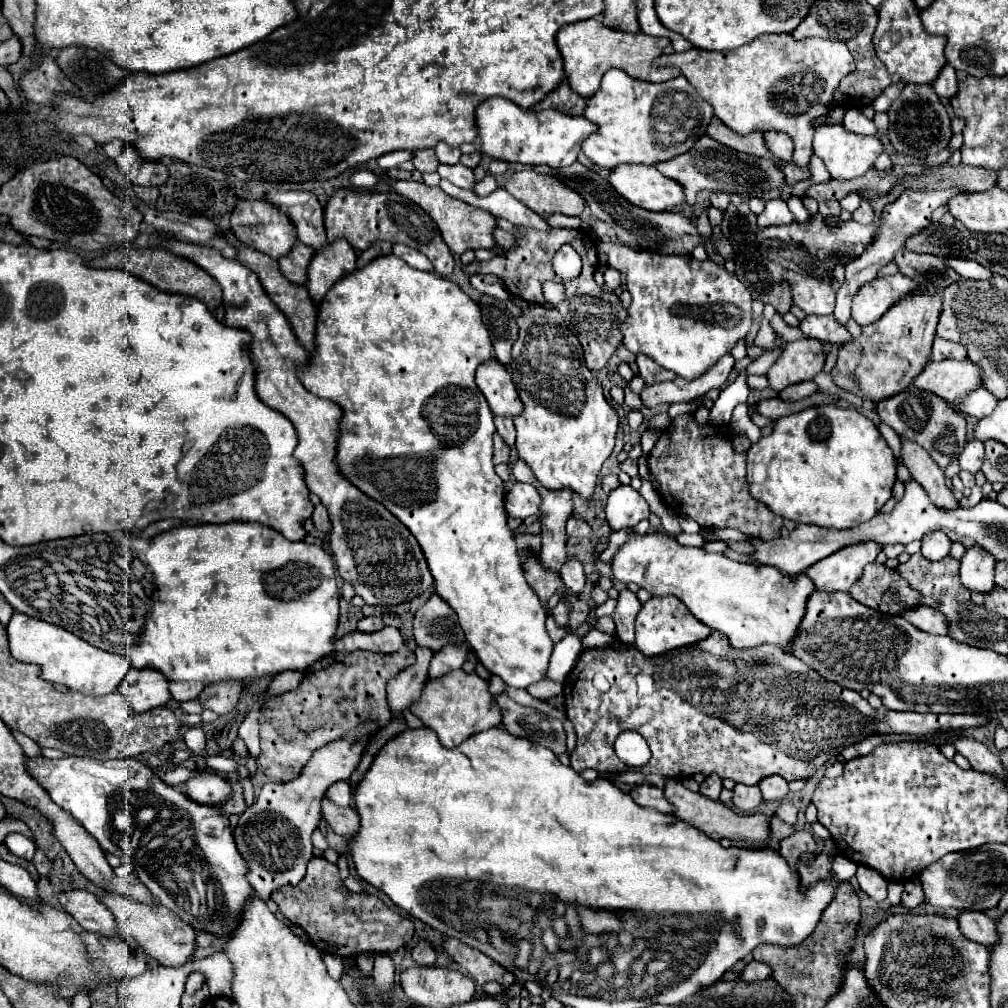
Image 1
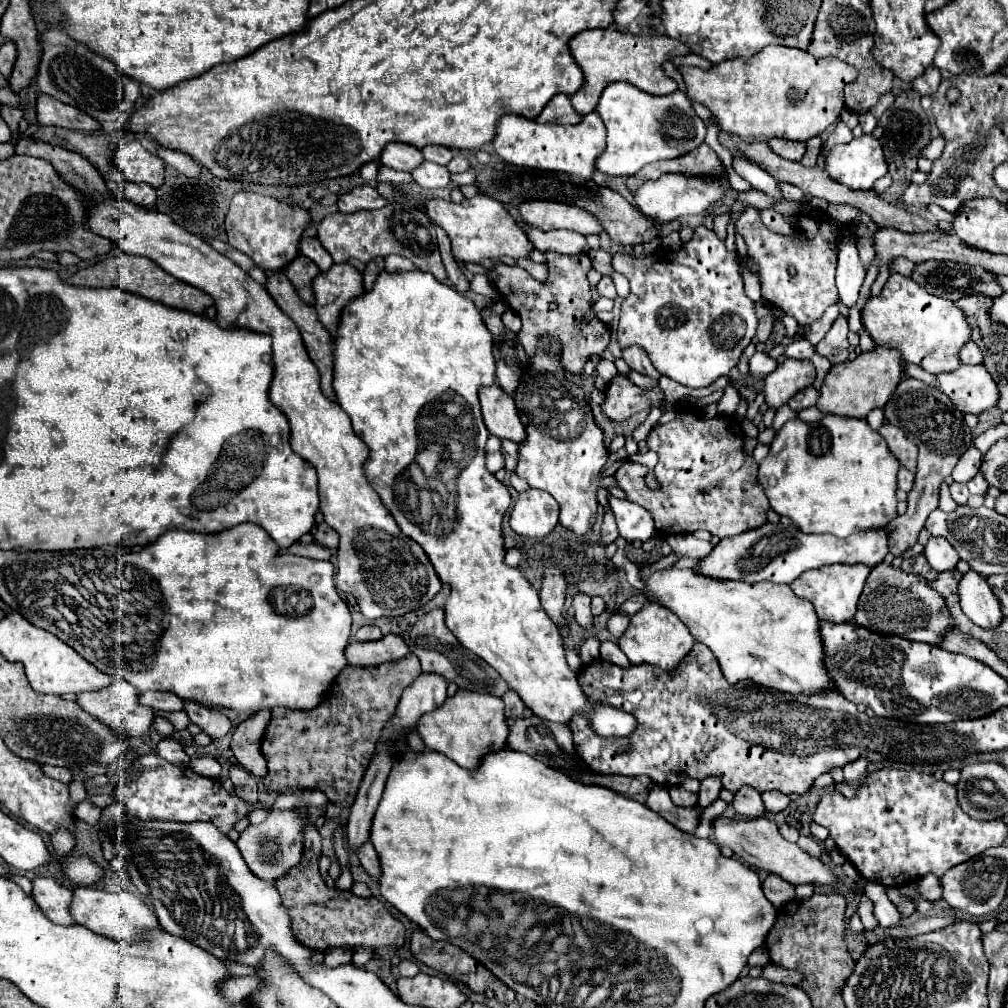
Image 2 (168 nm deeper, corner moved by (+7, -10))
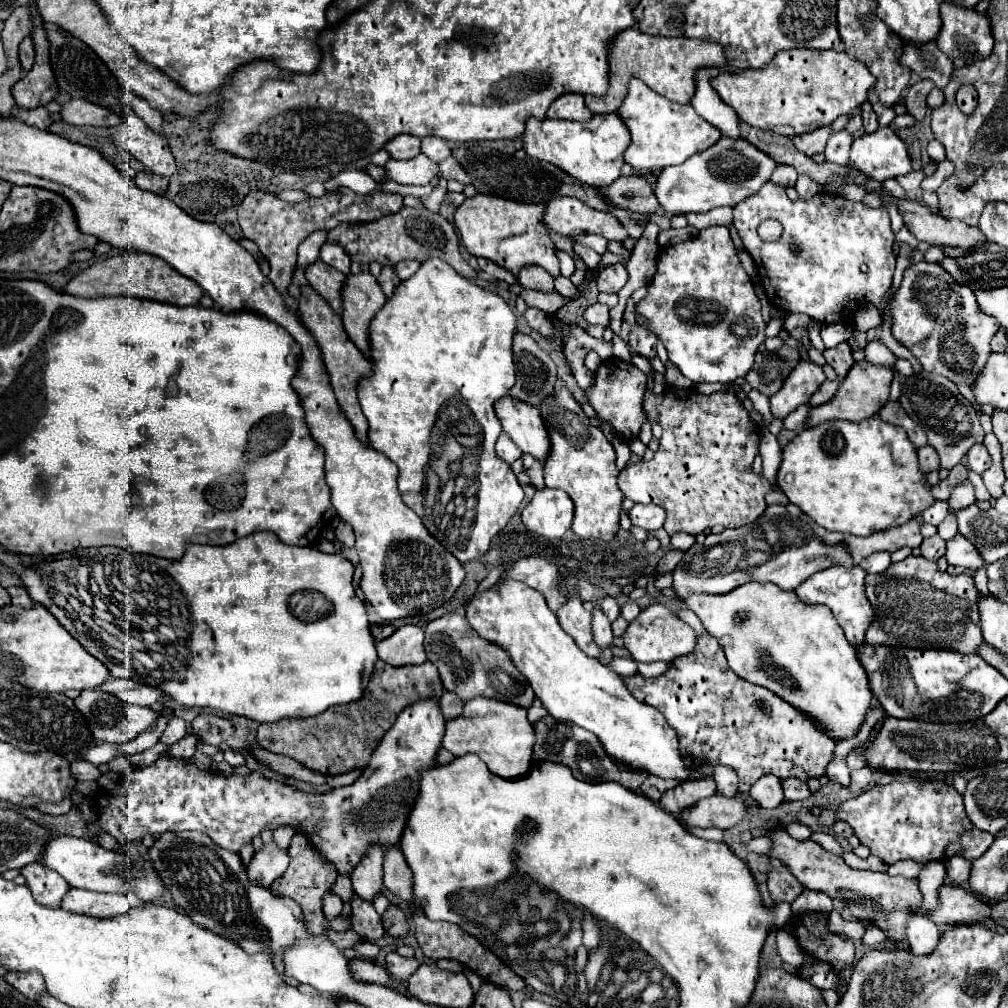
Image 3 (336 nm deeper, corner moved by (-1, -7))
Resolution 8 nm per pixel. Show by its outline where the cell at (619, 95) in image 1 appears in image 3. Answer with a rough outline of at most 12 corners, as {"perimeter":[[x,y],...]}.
{"perimeter":[[641,79],[617,115],[637,171],[679,165],[721,131]]}

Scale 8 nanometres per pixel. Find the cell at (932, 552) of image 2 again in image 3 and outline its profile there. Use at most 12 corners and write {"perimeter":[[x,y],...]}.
{"perimeter":[[963,537],[947,541],[949,565],[963,569],[983,567],[977,549]]}

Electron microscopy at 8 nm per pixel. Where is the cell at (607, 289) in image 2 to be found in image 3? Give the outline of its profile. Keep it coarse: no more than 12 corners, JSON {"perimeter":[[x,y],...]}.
{"perimeter":[[623,265],[607,267],[597,277],[601,293],[619,293],[627,283]]}

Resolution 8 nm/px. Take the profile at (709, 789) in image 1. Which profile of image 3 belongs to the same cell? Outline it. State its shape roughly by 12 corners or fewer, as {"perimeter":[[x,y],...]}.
{"perimeter":[[715,767],[717,793],[735,797],[737,773],[731,767]]}

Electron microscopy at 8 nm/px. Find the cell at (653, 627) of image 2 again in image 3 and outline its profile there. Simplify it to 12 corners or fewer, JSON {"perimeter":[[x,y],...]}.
{"perimeter":[[665,605],[645,607],[623,633],[635,661],[693,653],[697,635]]}

